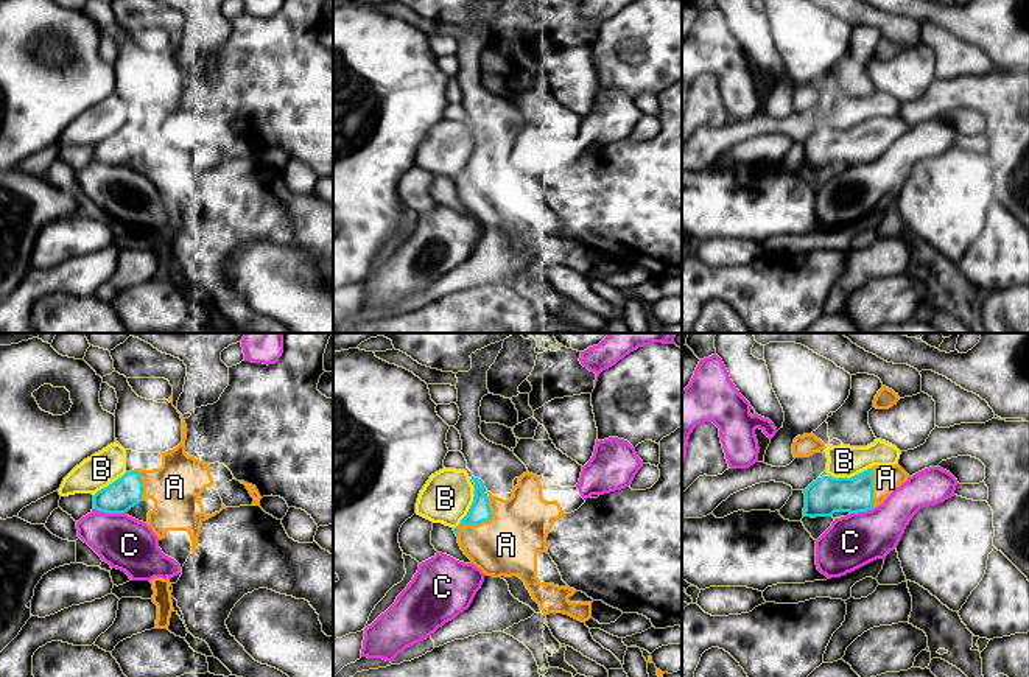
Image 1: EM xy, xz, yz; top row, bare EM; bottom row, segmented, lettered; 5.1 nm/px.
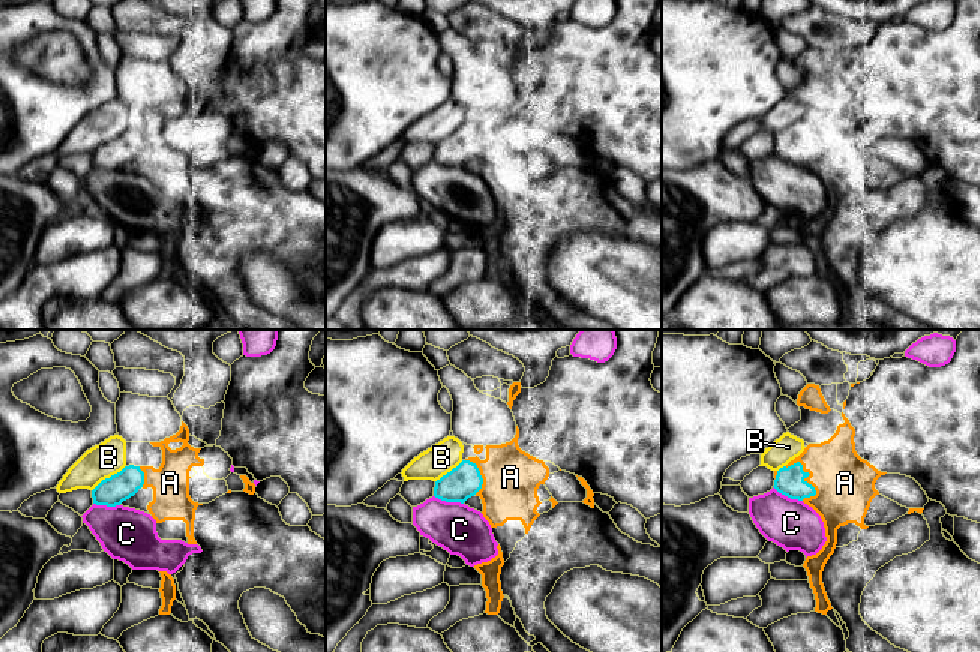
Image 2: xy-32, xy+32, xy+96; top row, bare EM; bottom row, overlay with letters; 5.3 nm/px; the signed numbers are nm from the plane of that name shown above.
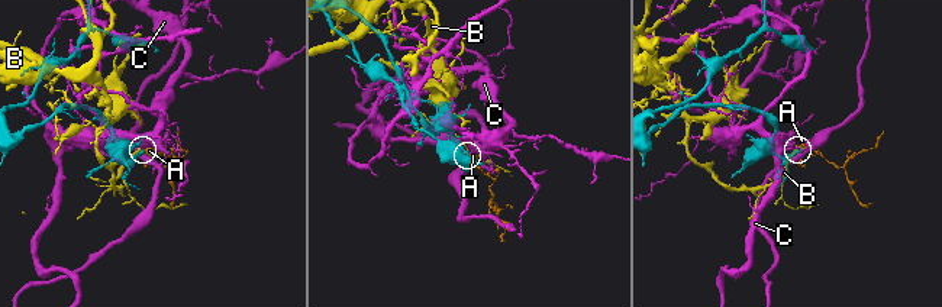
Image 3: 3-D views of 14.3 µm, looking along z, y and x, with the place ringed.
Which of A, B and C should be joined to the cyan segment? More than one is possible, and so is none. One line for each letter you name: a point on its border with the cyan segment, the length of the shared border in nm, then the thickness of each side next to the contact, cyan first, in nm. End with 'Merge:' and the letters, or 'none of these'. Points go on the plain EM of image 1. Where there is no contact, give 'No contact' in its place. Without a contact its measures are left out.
A: Touches cyan at xz (480, 173). Shared border 260 nm. Thickness 110 nm (cyan) against 320 nm
Merge: A

